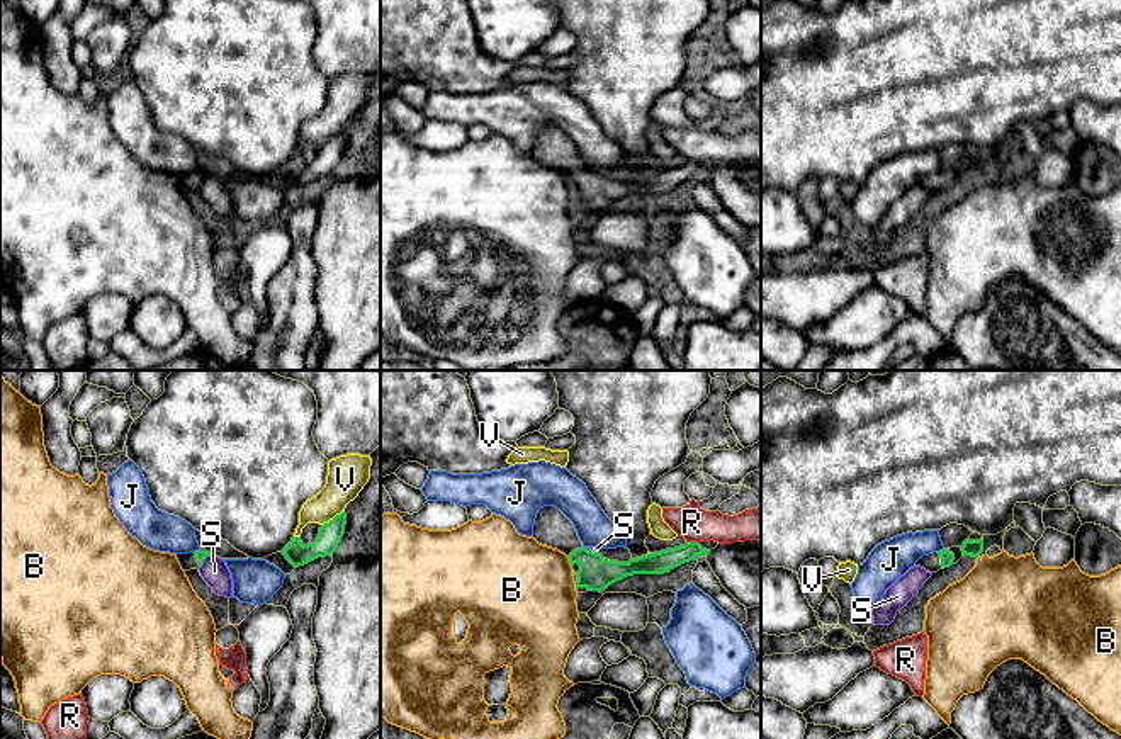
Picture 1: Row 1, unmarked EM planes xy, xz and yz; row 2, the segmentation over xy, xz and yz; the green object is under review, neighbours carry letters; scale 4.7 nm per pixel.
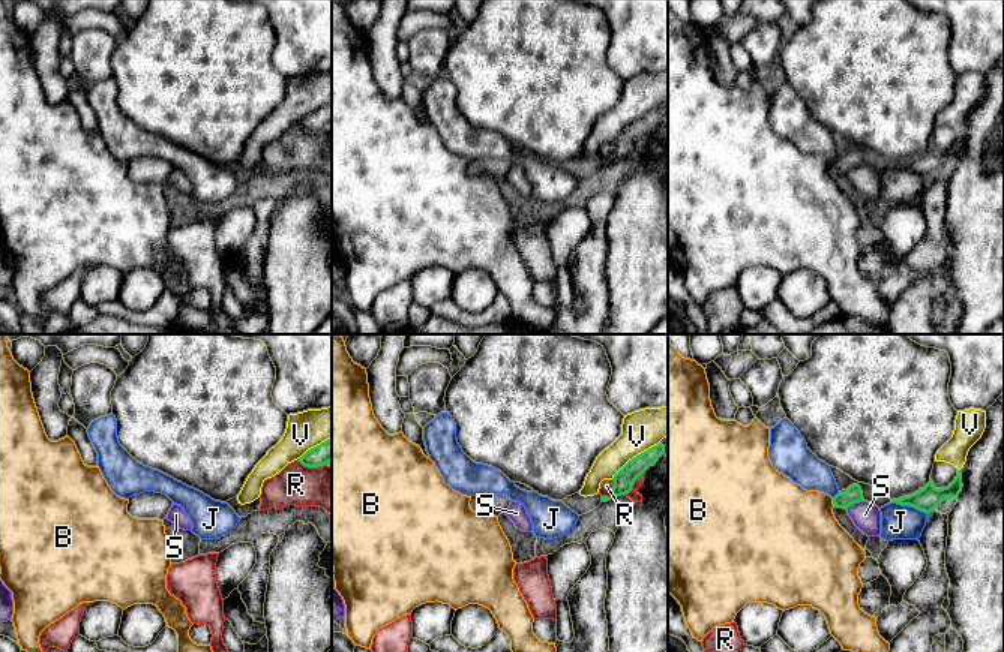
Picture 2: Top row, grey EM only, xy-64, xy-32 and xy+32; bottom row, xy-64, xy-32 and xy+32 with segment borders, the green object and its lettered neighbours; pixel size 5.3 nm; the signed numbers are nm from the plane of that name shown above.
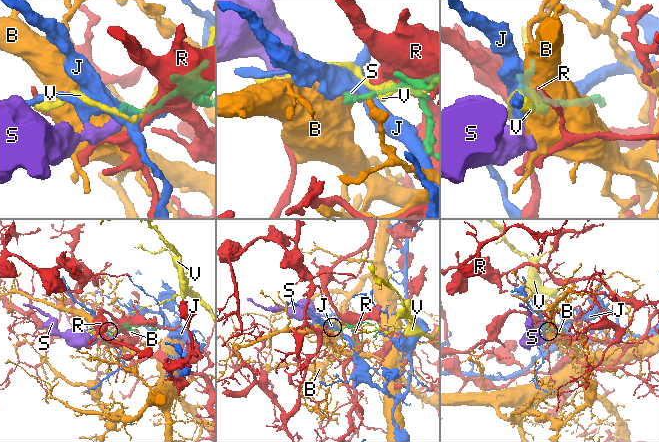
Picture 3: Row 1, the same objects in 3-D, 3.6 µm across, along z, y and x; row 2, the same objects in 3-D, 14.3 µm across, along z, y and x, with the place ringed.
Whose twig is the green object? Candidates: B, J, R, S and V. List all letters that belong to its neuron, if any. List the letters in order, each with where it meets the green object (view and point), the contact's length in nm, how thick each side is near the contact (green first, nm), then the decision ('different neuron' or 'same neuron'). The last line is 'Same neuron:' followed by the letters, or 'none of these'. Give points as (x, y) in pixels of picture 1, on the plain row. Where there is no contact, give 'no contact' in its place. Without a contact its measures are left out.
B: contact xz (569, 180); length 60 nm; calibres 160 and 460 nm; different neuron
J: contact yz (940, 170); length 40 nm; calibres 60 and 190 nm; different neuron
R: contact xz (693, 162); length 70 nm; calibres 110 and 160 nm; different neuron
S: contact xy (204, 177); length 100 nm; calibres 50 and 130 nm; different neuron
V: contact xy (335, 136); length 130 nm; calibres 110 and 190 nm; different neuron
Same neuron: none of these

